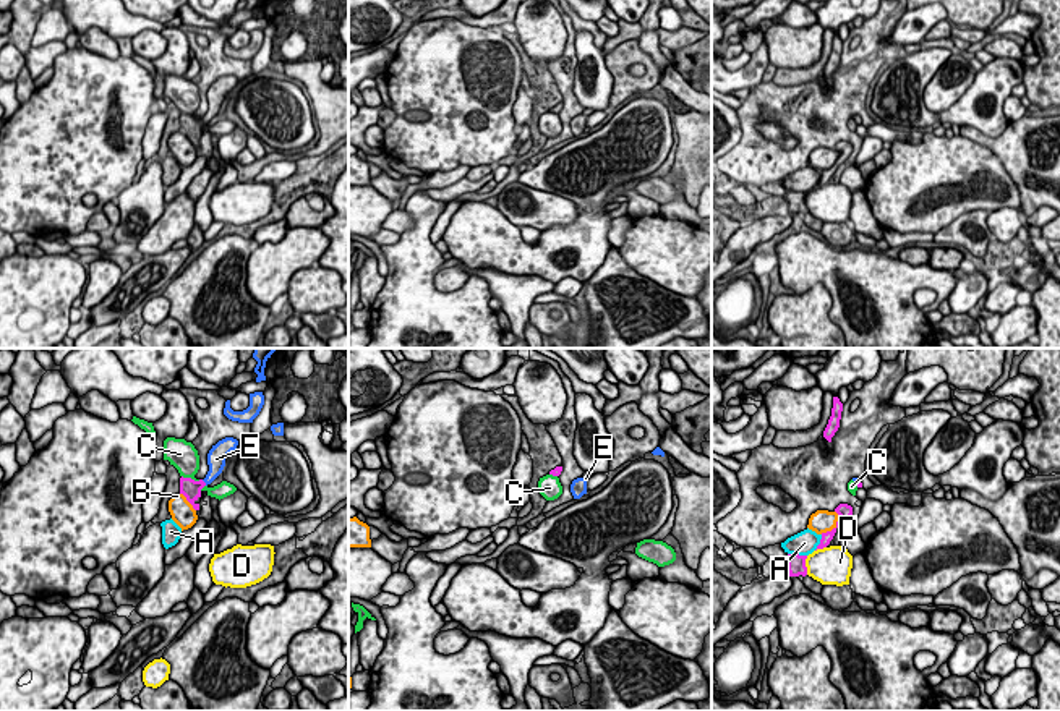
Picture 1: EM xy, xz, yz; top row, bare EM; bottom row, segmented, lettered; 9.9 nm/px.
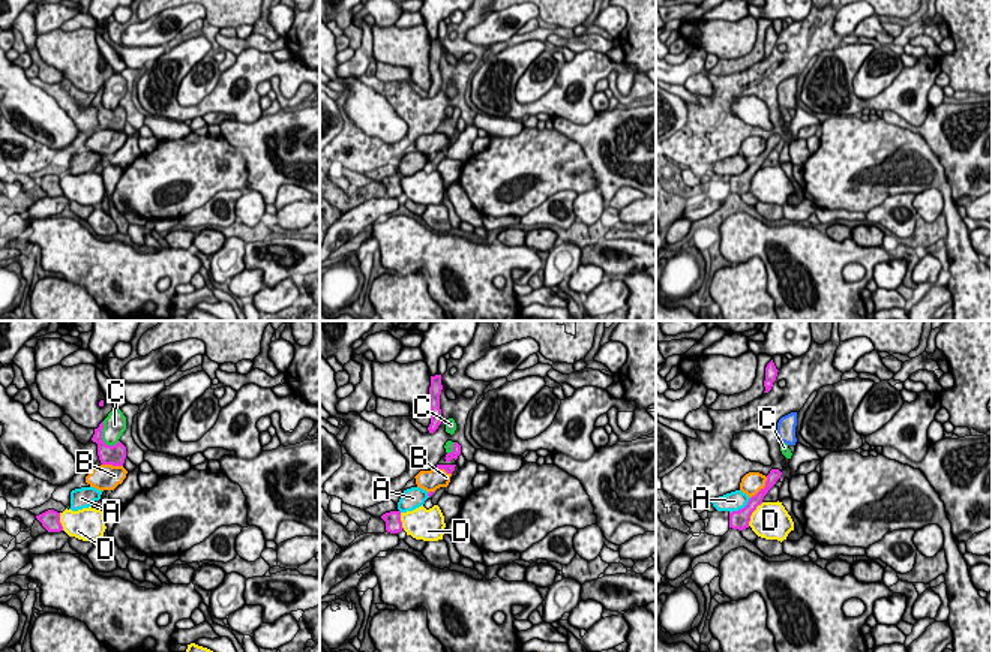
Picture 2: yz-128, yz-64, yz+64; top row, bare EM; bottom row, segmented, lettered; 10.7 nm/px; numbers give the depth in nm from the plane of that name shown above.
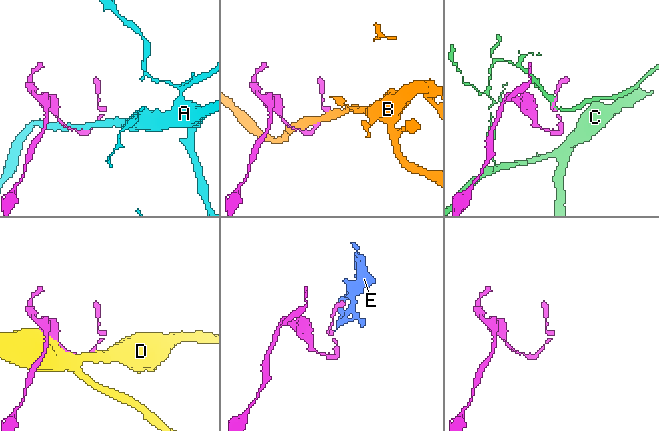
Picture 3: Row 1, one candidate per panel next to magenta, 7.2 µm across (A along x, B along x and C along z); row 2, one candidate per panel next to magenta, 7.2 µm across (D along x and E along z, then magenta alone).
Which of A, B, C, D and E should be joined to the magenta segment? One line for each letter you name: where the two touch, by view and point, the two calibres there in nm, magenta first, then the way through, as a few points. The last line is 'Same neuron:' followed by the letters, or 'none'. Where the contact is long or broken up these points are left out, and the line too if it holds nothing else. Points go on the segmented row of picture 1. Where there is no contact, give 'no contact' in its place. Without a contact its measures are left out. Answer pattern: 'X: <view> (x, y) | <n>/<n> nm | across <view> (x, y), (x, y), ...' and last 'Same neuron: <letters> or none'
E: xy (205, 483) | 190/170 nm | across xy (192, 489), (205, 483), (214, 472), (216, 462)
Same neuron: E

